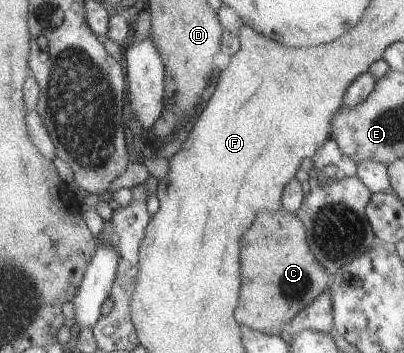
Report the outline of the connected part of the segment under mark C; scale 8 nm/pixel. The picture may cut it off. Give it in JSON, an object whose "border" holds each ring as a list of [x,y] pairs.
{"border":[[[284,207],[275,212],[268,209],[257,214],[252,229],[245,233],[245,251],[241,251],[241,259],[245,259],[243,279],[245,287],[241,289],[240,305],[236,309],[237,321],[243,327],[274,335],[281,333],[310,303],[327,291],[334,280],[330,271],[323,267],[316,258],[308,240],[308,229],[296,212],[287,211]]]}

